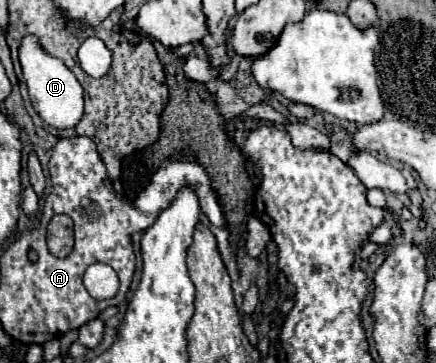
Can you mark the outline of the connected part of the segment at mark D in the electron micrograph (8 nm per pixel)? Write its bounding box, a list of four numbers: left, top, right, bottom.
[20,34,84,130]

